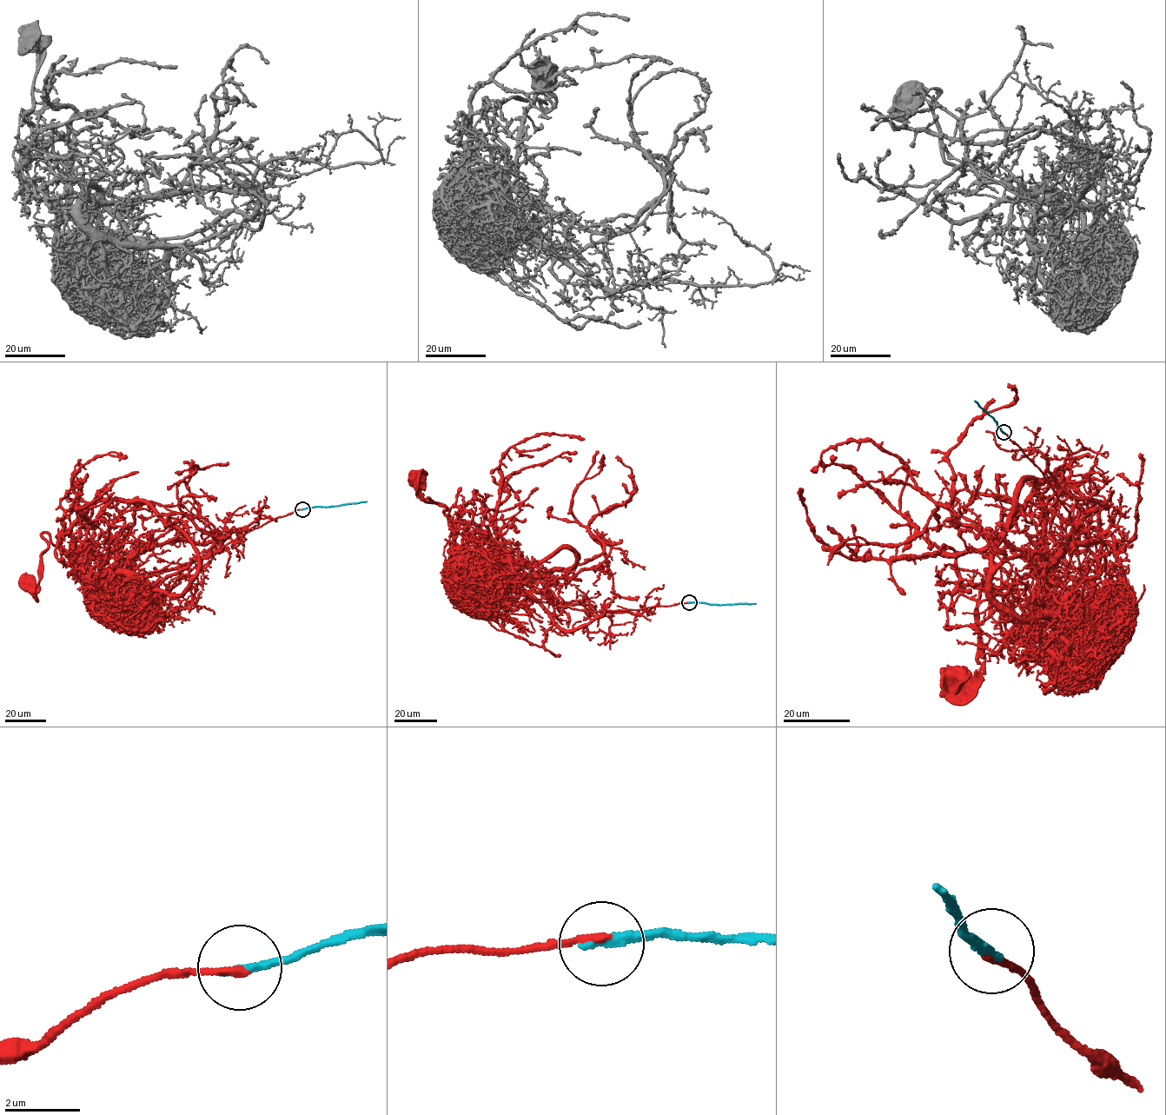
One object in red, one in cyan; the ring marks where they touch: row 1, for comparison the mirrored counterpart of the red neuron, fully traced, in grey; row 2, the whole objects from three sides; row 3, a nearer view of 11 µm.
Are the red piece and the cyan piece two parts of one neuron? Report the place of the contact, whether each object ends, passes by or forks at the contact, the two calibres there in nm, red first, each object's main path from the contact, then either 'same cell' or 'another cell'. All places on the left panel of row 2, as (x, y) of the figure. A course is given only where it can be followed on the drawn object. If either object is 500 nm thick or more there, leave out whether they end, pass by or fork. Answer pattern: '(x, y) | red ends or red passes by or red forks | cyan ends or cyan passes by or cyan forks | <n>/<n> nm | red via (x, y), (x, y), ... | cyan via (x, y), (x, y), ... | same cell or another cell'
(302, 509) | red ends | cyan ends | 200/240 nm | red via (302, 509), (260, 515), (216, 540), (172, 538), (82, 578), (43, 532), (39, 581), (24, 581) | cyan via (302, 509), (367, 501) | same cell

